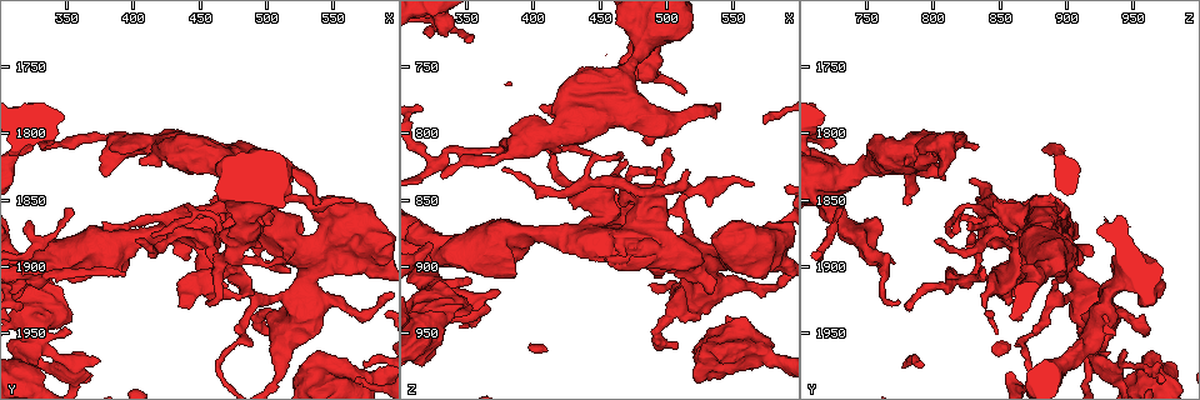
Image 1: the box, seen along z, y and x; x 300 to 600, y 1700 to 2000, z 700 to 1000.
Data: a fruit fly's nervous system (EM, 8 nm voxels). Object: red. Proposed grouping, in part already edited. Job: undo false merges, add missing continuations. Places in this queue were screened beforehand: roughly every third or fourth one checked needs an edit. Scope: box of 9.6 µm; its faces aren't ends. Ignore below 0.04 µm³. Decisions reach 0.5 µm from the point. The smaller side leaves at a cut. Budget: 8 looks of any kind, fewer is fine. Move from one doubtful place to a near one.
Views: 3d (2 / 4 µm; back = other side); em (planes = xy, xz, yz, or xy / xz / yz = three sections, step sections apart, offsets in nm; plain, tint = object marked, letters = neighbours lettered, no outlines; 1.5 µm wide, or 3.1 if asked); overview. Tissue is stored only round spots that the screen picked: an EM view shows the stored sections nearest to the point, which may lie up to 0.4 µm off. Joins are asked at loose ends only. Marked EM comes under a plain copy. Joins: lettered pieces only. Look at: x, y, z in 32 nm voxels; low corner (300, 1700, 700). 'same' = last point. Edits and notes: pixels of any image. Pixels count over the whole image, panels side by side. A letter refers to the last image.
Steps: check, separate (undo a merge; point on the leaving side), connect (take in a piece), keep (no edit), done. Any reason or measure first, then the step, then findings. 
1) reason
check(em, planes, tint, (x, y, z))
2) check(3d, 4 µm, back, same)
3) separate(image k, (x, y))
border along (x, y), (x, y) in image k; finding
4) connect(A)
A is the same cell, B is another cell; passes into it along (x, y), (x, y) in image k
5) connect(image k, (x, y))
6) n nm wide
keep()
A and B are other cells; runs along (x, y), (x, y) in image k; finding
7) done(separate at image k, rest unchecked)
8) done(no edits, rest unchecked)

branch stops here
check(3d, 4 µm, (540, 1854, 778))

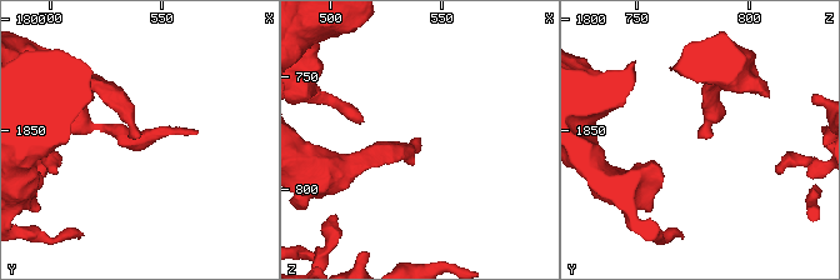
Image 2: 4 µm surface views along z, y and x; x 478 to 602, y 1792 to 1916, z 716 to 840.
now the EM
check(em, planes, letters, (539, 1853, 777))

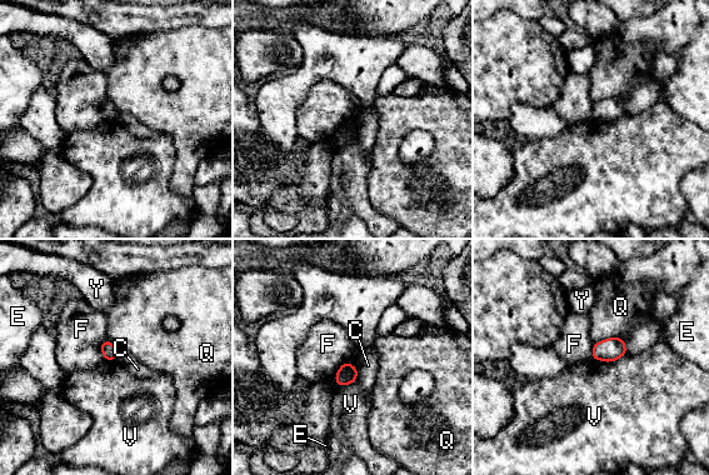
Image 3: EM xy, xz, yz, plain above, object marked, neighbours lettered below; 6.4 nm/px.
keep()
C, E, F, Q, V and Y are other cells; border along (108, 339), (100, 345), (103, 359) in image 3; no lettered piece goes on from it

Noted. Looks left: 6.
thick end
check(em, planes, letters, (380, 1832, 806))

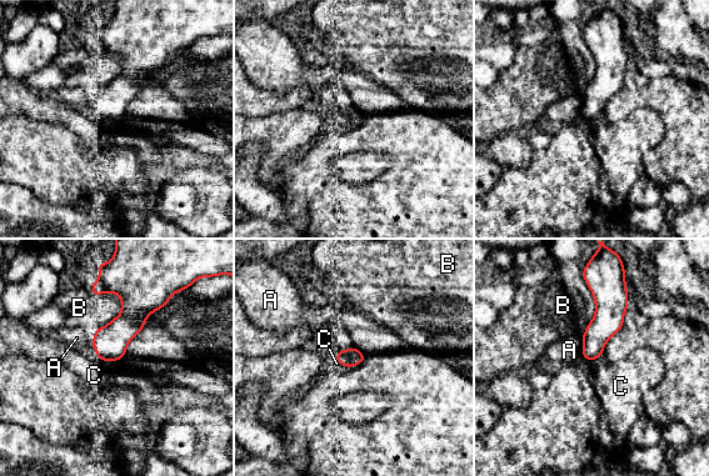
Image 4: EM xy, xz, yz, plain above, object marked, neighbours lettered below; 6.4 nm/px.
B touches over 280 nm
keep()
A, B and C are other cells; border along (123, 356), (109, 361) in image 4; no lettered piece goes on from it

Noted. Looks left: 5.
check(3d, 2 µm, (332, 1812, 832))

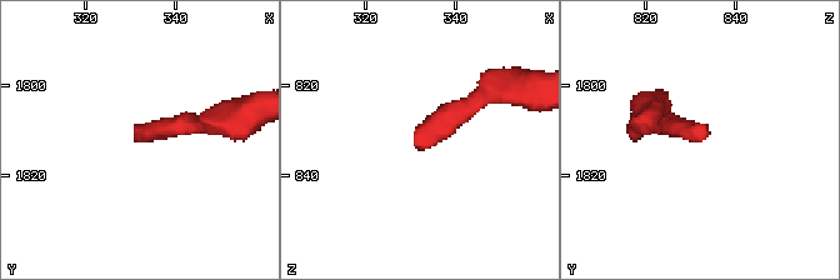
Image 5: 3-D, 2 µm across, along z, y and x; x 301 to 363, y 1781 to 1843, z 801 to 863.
check(em, planes, letters, (331, 1812, 832))

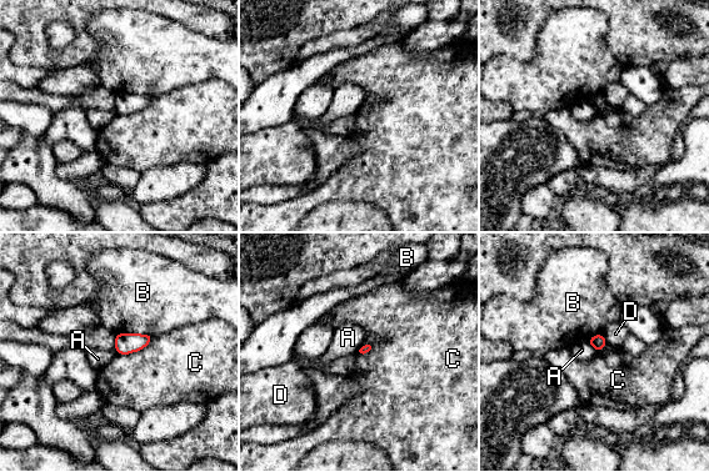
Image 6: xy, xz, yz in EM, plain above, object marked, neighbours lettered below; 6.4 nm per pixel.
keep()
A, B, C and D are other cells; border along (588, 340), (599, 352) in image 6; no lettered piece goes on from it

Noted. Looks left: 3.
done(no edits, rest unchecked)

